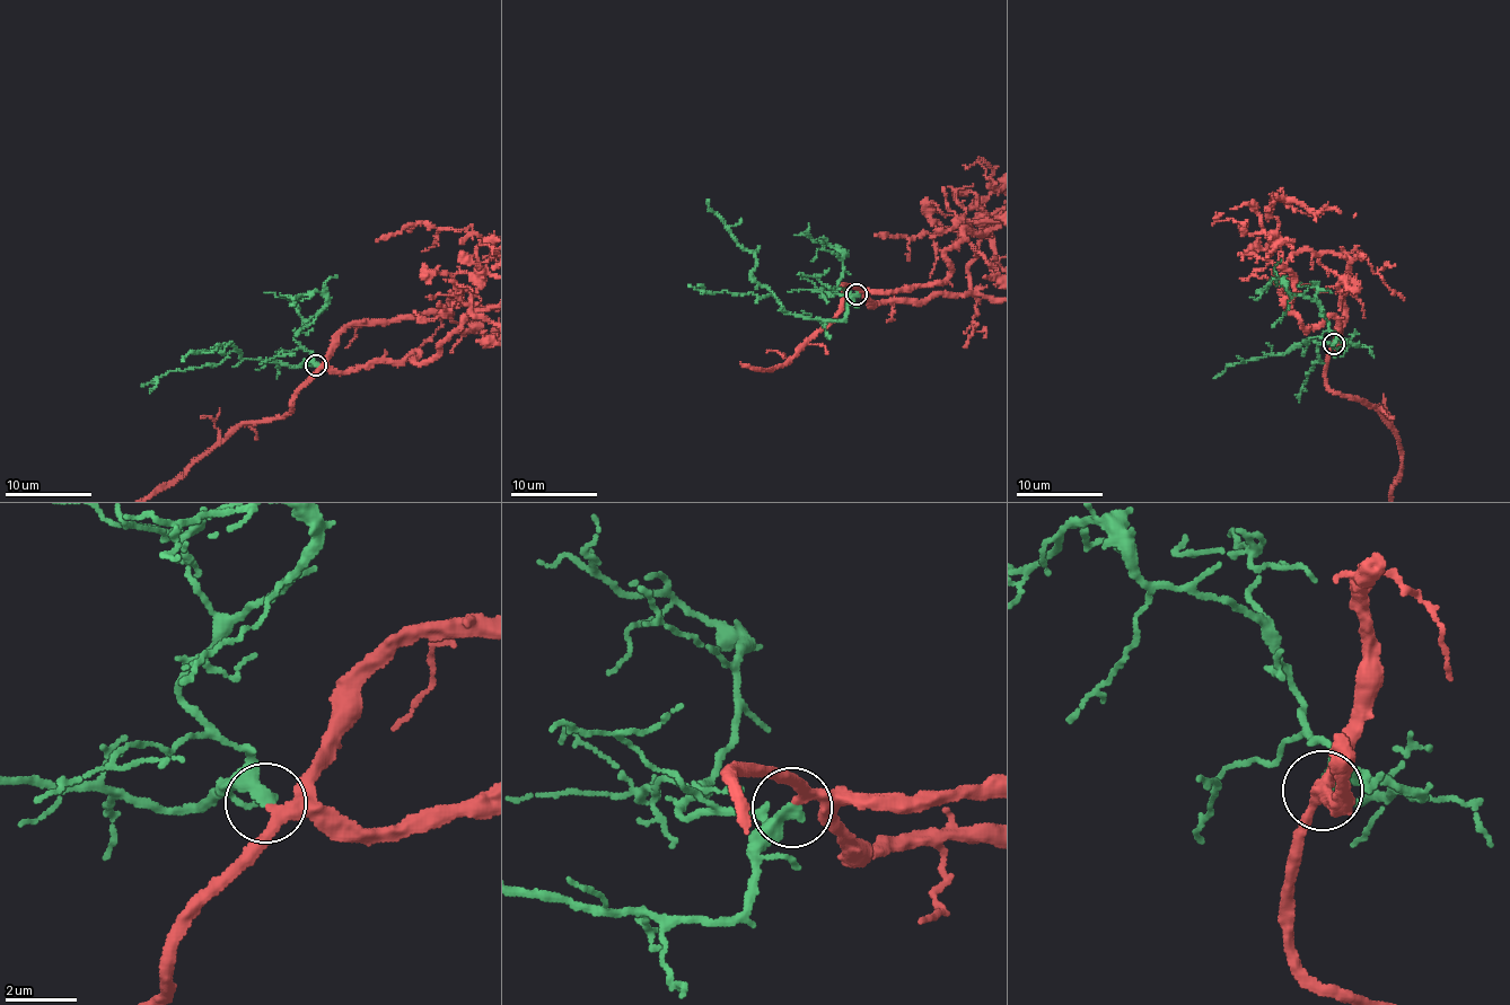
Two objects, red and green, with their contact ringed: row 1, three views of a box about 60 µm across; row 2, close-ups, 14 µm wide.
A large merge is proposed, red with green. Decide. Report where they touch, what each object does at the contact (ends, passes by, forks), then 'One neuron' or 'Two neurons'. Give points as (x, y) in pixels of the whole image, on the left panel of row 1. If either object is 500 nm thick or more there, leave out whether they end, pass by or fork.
Place: (315, 364). At the ring red passes by. At the ring green ends. One neuron

